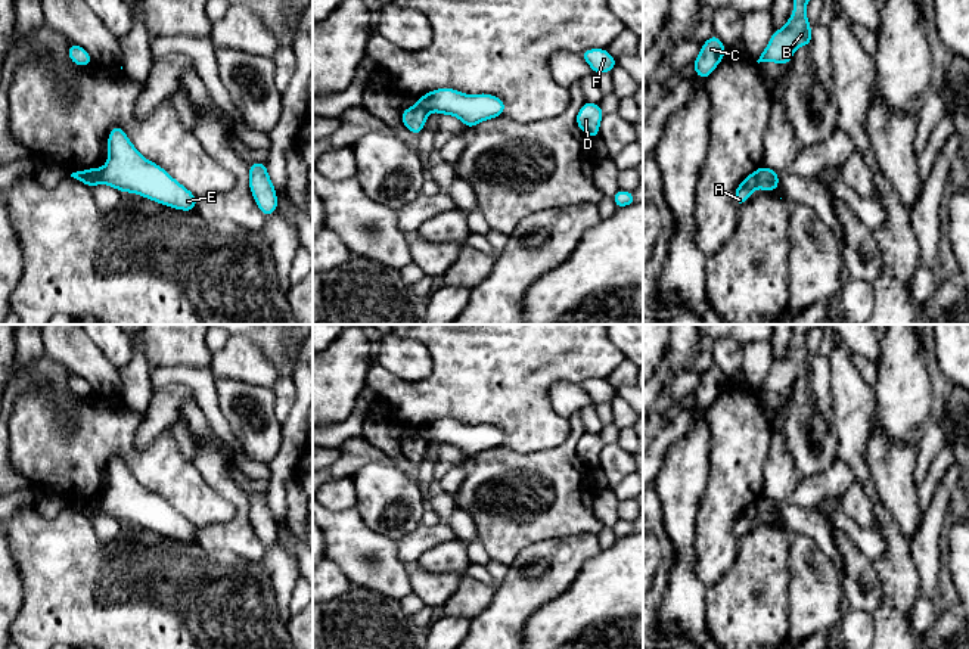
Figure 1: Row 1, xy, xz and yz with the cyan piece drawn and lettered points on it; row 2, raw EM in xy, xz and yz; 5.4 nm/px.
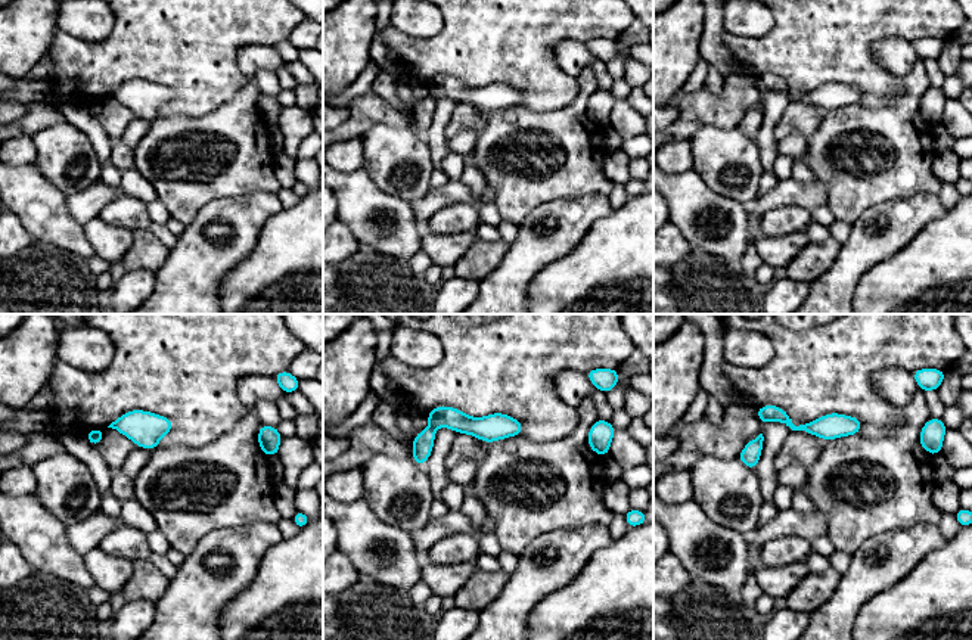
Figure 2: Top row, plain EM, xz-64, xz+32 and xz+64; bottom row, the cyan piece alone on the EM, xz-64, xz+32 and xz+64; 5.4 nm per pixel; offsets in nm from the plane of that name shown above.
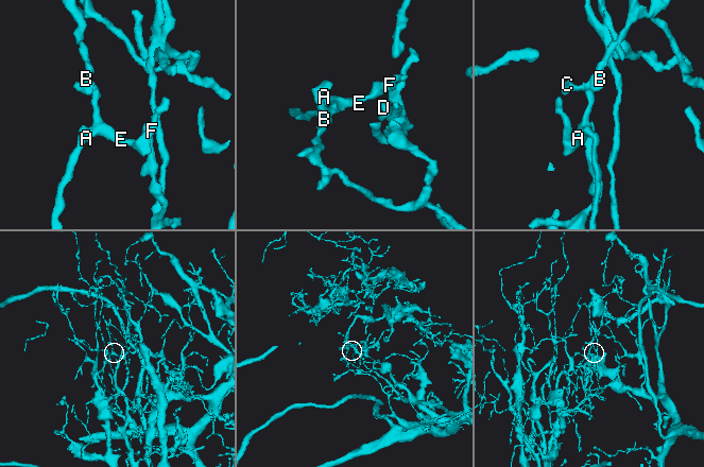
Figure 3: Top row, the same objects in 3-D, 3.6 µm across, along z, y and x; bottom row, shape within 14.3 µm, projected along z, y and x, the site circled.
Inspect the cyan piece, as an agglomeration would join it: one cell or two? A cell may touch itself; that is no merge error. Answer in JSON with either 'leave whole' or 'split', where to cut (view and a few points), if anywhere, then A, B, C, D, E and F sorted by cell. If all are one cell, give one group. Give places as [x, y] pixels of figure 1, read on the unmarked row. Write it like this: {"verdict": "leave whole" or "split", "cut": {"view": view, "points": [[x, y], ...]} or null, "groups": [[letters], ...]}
{"verdict": "split", "cut": {"view": "xy", "points": [[95, 499], [92, 515]]}, "groups": [["A", "B", "C", "E", "F"], ["D"]]}

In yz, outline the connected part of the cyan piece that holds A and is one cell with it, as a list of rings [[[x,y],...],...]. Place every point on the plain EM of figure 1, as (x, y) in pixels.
[[[754,502],[742,513],[739,513],[739,516],[734,521],[734,534],[737,535],[737,538],[749,530],[751,524],[755,519],[757,519],[757,504]]]

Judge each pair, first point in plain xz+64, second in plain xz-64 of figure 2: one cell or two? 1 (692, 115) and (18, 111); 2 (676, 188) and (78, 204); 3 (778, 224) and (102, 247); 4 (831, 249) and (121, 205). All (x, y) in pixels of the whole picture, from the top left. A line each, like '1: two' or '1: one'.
1: two
2: two
3: two
4: one

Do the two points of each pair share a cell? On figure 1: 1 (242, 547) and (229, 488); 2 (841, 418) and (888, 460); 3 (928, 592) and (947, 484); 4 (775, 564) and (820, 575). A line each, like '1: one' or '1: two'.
1: one
2: two
3: one
4: two

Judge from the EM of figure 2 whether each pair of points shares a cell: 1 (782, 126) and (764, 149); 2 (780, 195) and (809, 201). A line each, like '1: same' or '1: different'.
1: different
2: same

